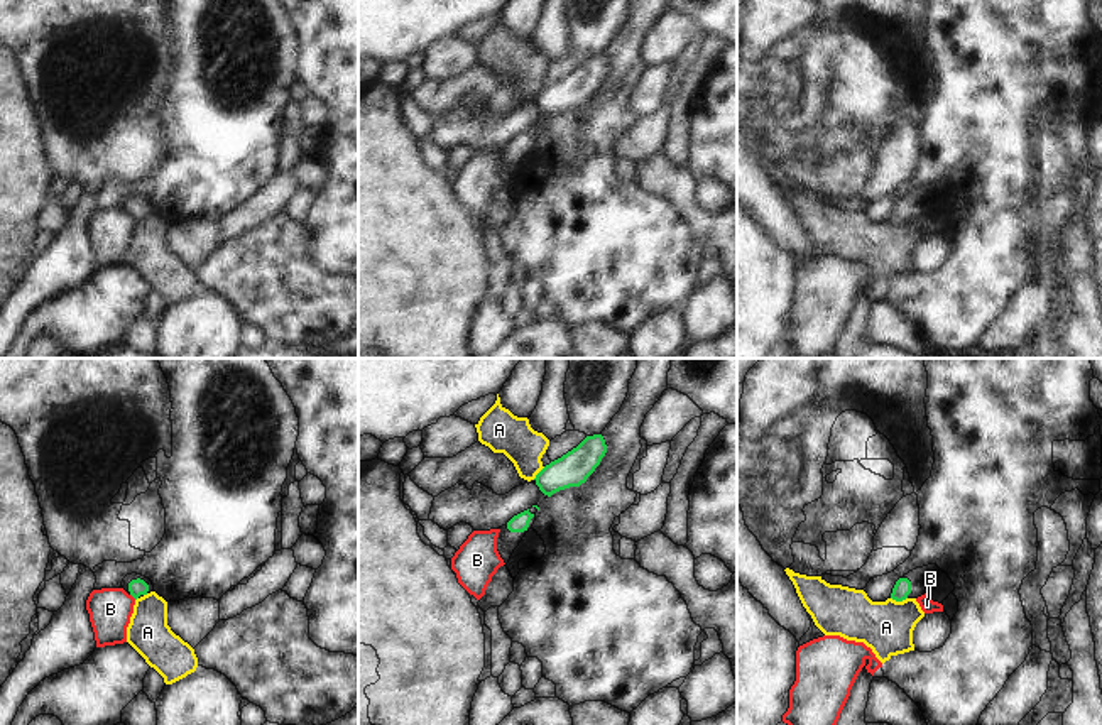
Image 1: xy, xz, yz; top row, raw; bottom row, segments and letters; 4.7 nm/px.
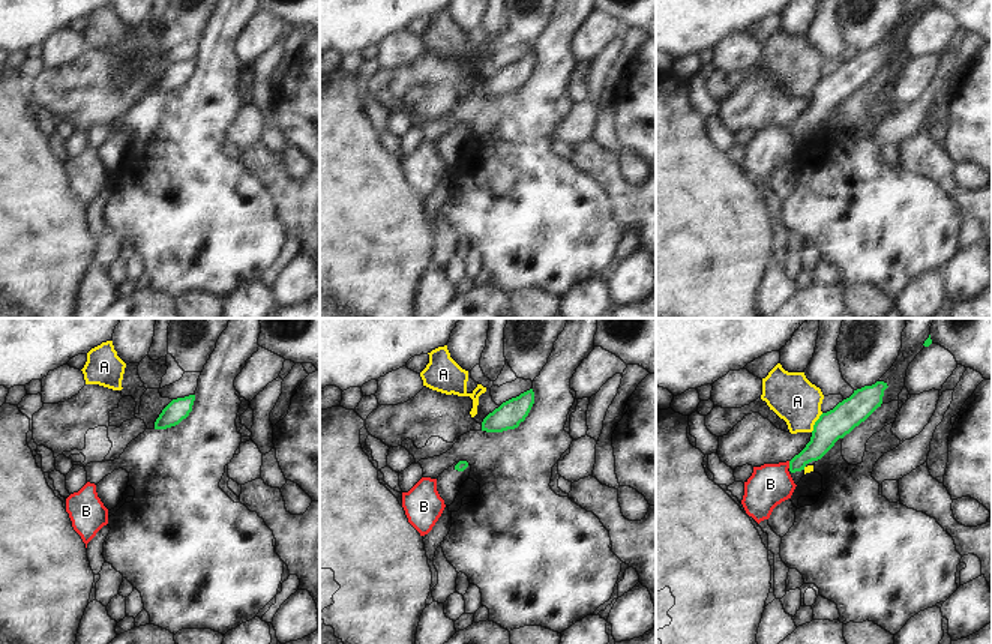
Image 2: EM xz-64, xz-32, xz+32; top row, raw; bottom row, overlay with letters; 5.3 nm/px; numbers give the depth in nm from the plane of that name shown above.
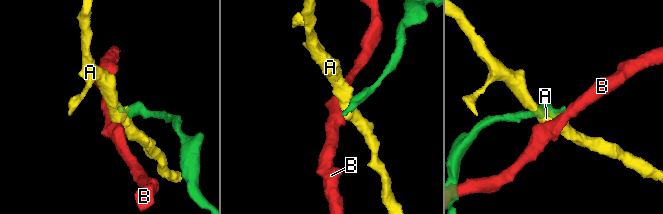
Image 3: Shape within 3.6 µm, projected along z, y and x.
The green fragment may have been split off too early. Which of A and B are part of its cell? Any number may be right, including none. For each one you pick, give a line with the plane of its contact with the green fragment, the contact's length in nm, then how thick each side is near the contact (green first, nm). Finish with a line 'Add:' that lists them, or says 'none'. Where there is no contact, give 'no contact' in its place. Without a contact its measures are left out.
Add: none

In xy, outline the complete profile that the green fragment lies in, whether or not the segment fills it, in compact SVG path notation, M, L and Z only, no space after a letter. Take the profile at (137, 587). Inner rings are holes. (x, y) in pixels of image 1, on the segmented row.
M137 573L127 575L122 581L122 588L135 600L154 591L152 581Z

